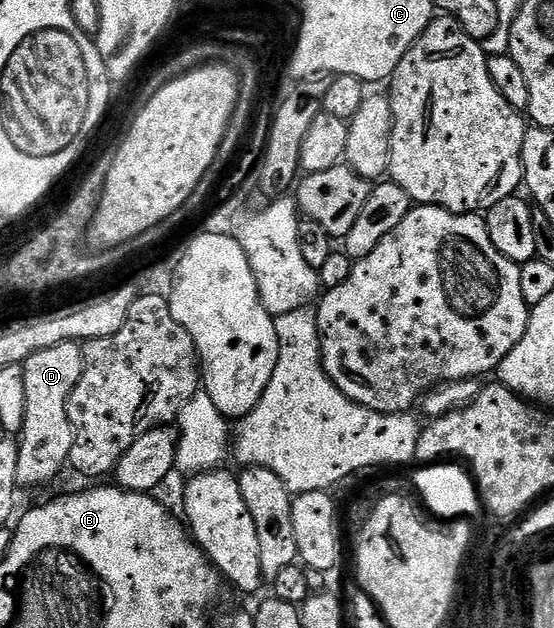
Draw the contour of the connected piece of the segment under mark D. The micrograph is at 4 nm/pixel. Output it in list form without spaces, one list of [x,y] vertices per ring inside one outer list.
[[[63,342],[54,344],[54,348],[42,348],[42,352],[34,352],[25,362],[24,379],[26,380],[26,420],[18,435],[18,472],[17,487],[44,486],[58,477],[68,466],[70,448],[74,444],[72,425],[68,419],[68,397],[74,392],[78,380],[84,371],[84,352],[79,342]]]

